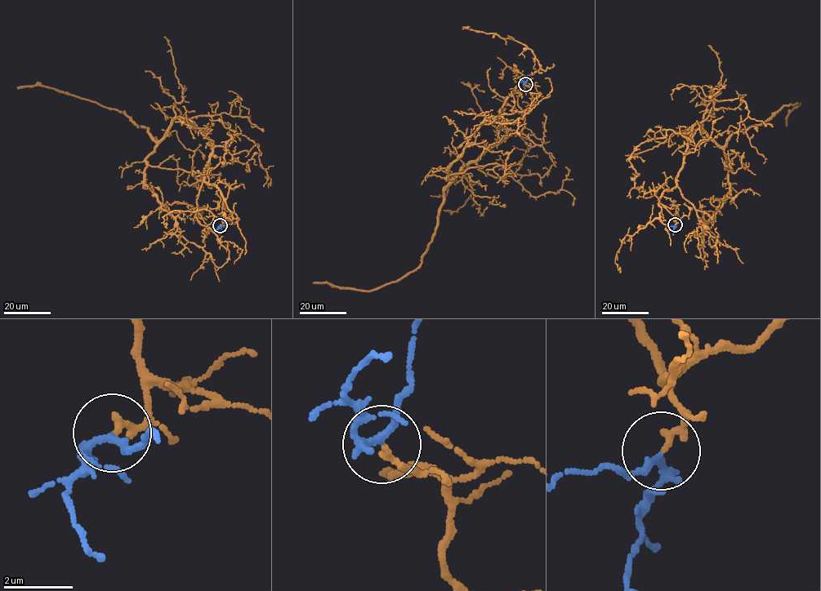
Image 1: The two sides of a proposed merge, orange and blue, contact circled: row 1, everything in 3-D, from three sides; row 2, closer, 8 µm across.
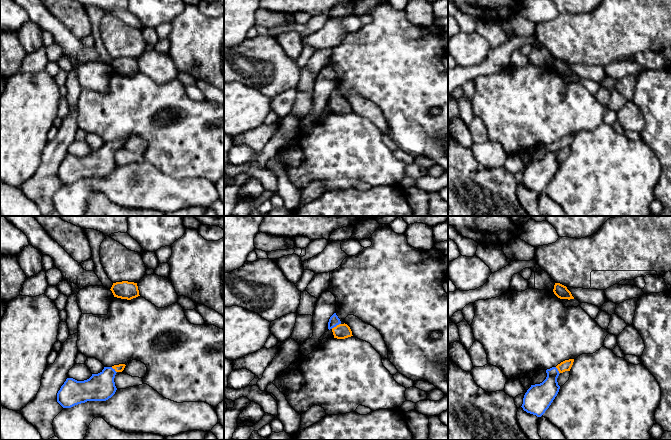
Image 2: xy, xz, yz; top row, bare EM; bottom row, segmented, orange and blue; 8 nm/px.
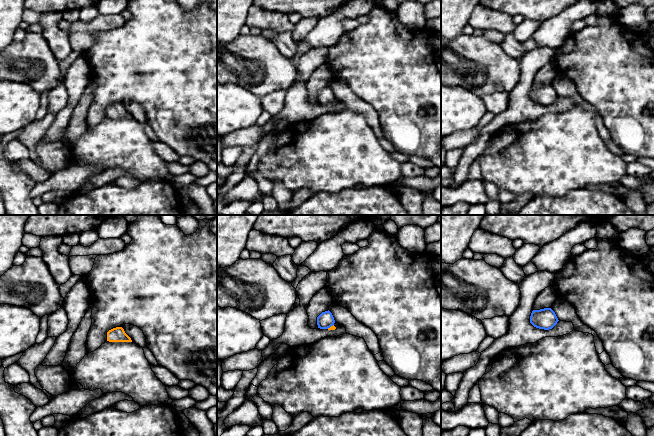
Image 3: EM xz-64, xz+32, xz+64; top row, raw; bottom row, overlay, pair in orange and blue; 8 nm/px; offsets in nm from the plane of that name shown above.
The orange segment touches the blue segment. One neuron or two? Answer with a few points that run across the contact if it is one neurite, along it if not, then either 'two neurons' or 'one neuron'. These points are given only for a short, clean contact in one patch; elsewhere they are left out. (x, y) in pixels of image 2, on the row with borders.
line xz (341, 331), (336, 326), (334, 320); one neuron

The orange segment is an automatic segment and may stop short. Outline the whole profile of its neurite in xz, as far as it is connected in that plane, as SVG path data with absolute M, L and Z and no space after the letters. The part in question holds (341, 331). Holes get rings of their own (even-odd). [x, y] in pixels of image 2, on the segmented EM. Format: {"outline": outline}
{"outline": "M334 313L328 322L328 329L332 330L334 338L345 339L353 336L350 327L347 324L342 324L336 313Z"}

